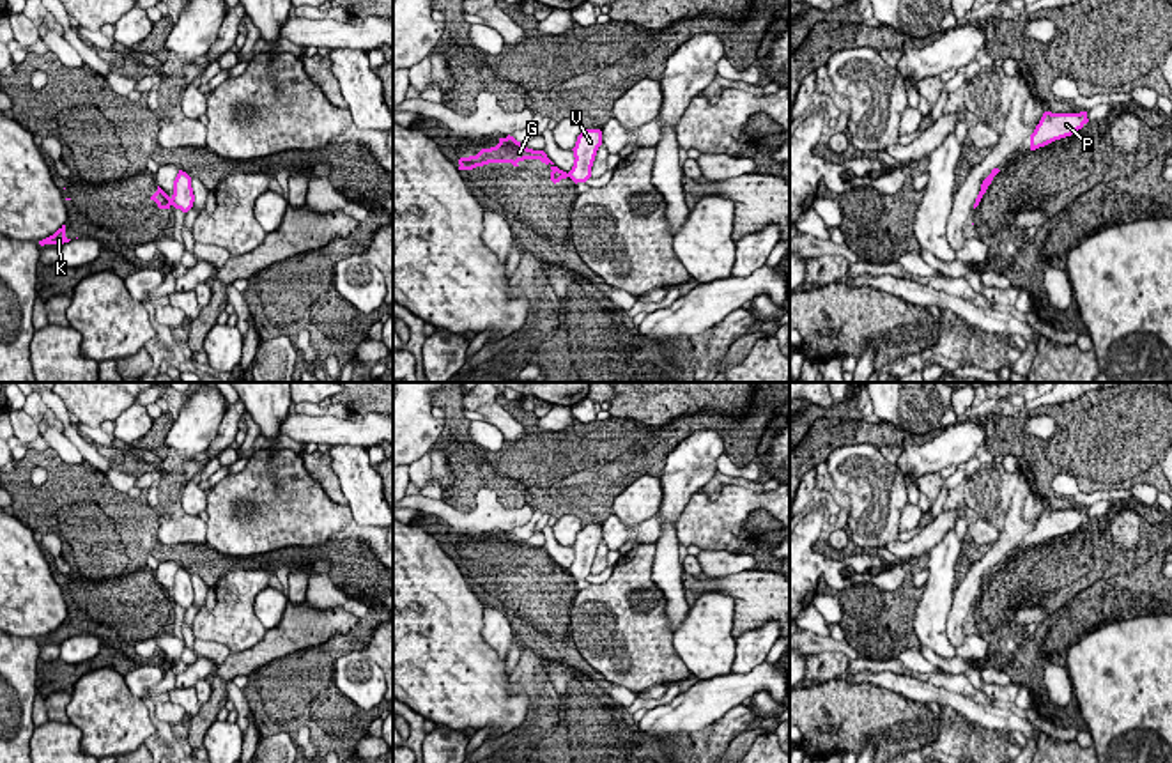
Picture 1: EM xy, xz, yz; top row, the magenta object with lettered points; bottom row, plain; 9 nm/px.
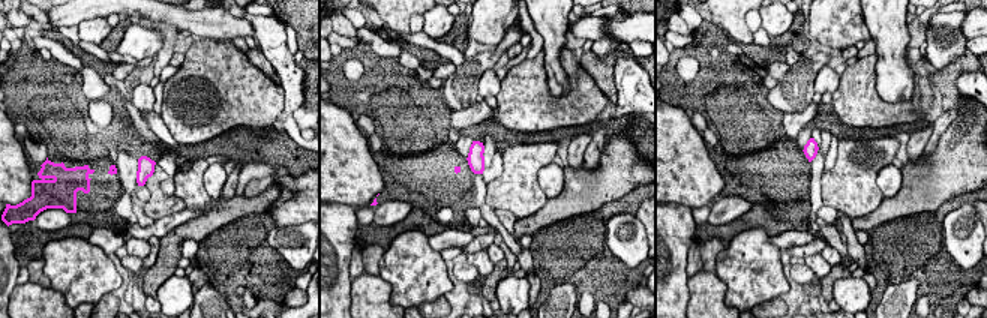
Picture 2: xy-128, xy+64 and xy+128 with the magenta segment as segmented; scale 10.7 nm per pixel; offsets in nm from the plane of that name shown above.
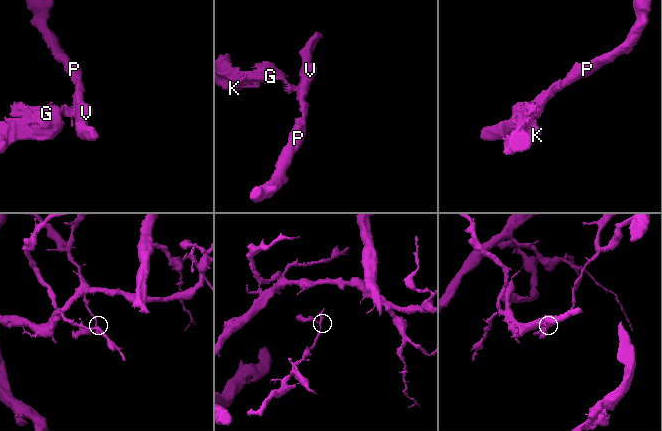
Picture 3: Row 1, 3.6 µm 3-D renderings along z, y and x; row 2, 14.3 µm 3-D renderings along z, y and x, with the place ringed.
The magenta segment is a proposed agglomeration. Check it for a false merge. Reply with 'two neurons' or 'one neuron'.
two neurons

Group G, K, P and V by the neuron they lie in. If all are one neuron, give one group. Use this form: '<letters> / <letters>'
G K / P V

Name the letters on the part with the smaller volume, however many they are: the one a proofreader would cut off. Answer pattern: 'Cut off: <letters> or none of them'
Cut off: G, K

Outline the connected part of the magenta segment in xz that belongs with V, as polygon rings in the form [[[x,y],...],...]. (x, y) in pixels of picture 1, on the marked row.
[[[582,129],[577,136],[574,150],[574,166],[568,172],[568,177],[577,182],[586,182],[591,177],[591,166],[597,156],[598,147],[602,145],[600,129]]]

